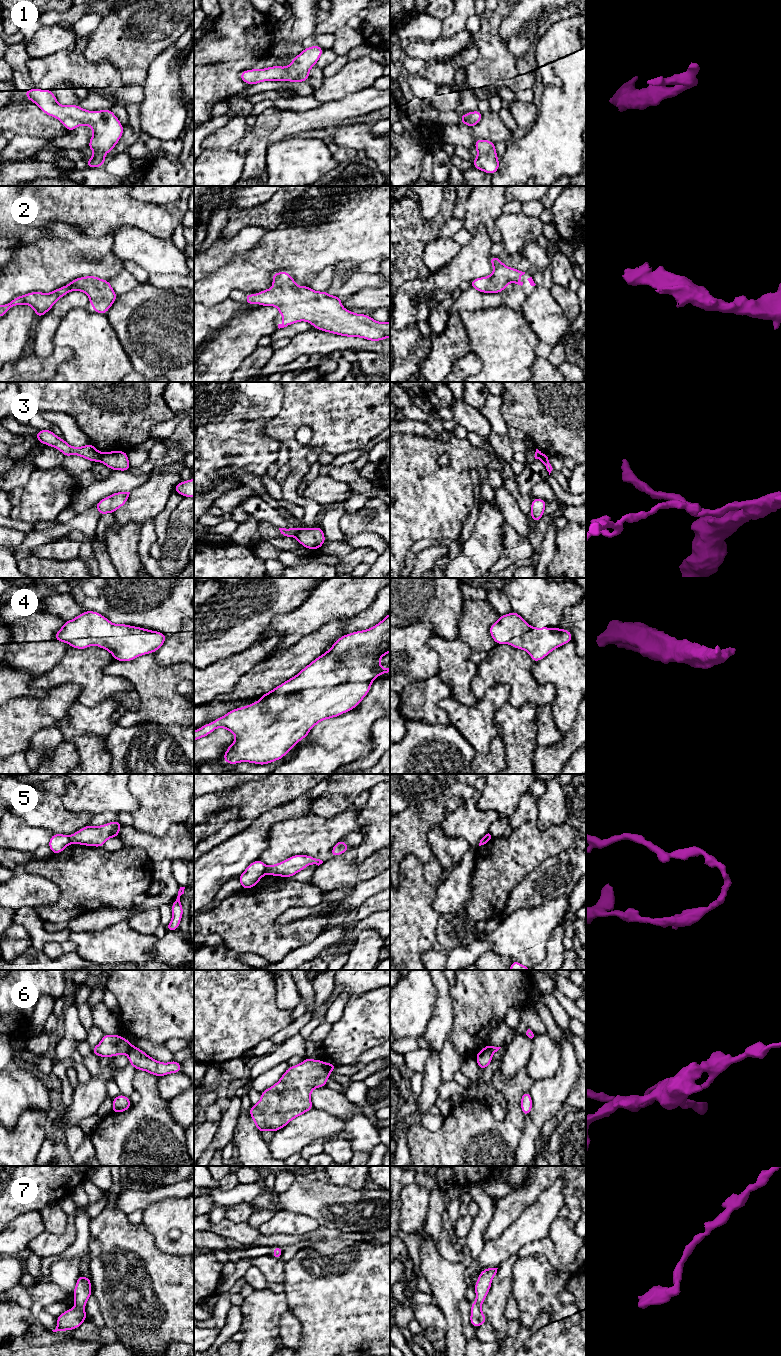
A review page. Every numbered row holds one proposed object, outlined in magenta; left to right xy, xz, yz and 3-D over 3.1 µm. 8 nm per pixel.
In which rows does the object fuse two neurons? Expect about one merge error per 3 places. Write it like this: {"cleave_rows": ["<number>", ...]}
{"cleave_rows": ["3", "5", "6"]}

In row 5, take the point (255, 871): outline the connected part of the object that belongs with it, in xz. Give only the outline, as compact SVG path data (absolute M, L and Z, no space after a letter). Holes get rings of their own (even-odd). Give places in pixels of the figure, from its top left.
M260 859L252 862L239 876L242 889L255 887L259 880L265 875L266 867L267 866Z

